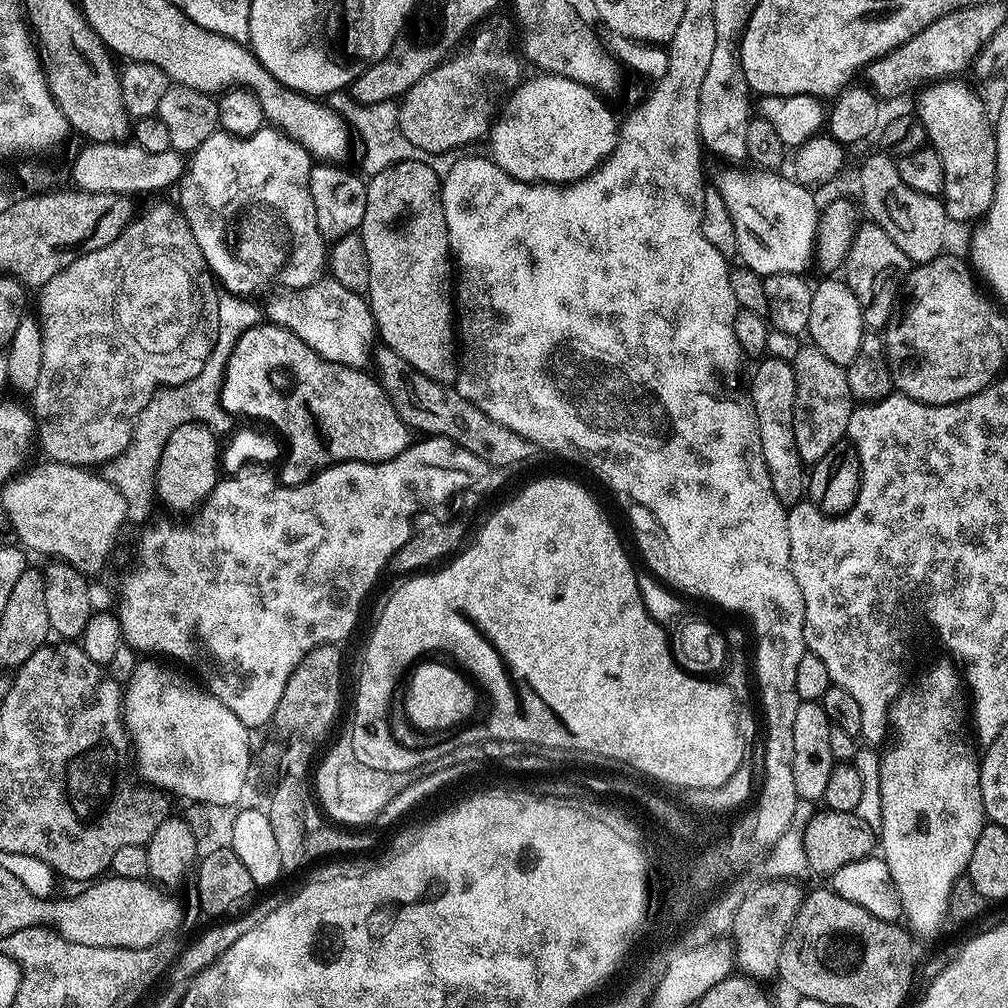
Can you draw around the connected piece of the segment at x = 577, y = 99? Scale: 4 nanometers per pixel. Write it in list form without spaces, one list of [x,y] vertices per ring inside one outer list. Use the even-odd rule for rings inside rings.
[[[536,74],[533,80],[527,80],[512,89],[502,111],[495,117],[486,137],[486,144],[492,147],[491,160],[502,170],[506,170],[506,174],[510,174],[515,180],[570,184],[573,180],[589,176],[616,149],[617,117],[612,117],[611,110],[600,101],[603,100],[601,93],[582,86],[570,78]]]

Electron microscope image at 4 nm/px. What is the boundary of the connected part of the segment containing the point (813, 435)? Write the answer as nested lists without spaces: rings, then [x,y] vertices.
[[[804,342],[804,345],[796,352],[796,357],[790,360],[794,370],[794,442],[798,446],[798,454],[803,458],[805,465],[816,464],[831,448],[837,447],[847,437],[850,426],[850,414],[854,407],[852,391],[848,385],[848,373],[841,365],[830,362],[818,346],[811,342]]]

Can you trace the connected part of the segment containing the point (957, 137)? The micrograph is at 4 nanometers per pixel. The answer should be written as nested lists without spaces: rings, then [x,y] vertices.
[[[944,78],[939,82],[932,82],[928,88],[916,100],[916,112],[919,122],[925,127],[927,143],[942,158],[942,170],[944,171],[944,190],[942,199],[944,209],[949,221],[972,220],[976,222],[992,204],[994,190],[996,189],[996,138],[993,125],[990,123],[989,113],[982,114],[981,108],[985,107],[985,101],[976,92],[971,92],[964,84],[959,84],[959,79]]]

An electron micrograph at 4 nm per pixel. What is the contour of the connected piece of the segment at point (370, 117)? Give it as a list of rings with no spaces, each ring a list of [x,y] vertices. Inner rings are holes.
[[[341,90],[331,93],[330,107],[344,117],[355,135],[356,132],[360,135],[360,144],[364,147],[365,173],[363,172],[363,175],[365,177],[376,176],[382,170],[386,170],[398,162],[422,160],[426,161],[435,170],[437,176],[443,178],[452,169],[454,162],[460,160],[461,153],[457,150],[434,152],[431,155],[426,150],[418,150],[418,146],[414,146],[414,142],[410,142],[410,138],[406,138],[406,134],[402,134],[398,122],[398,107],[391,100],[378,102],[377,104],[360,104],[352,96],[351,91]]]

